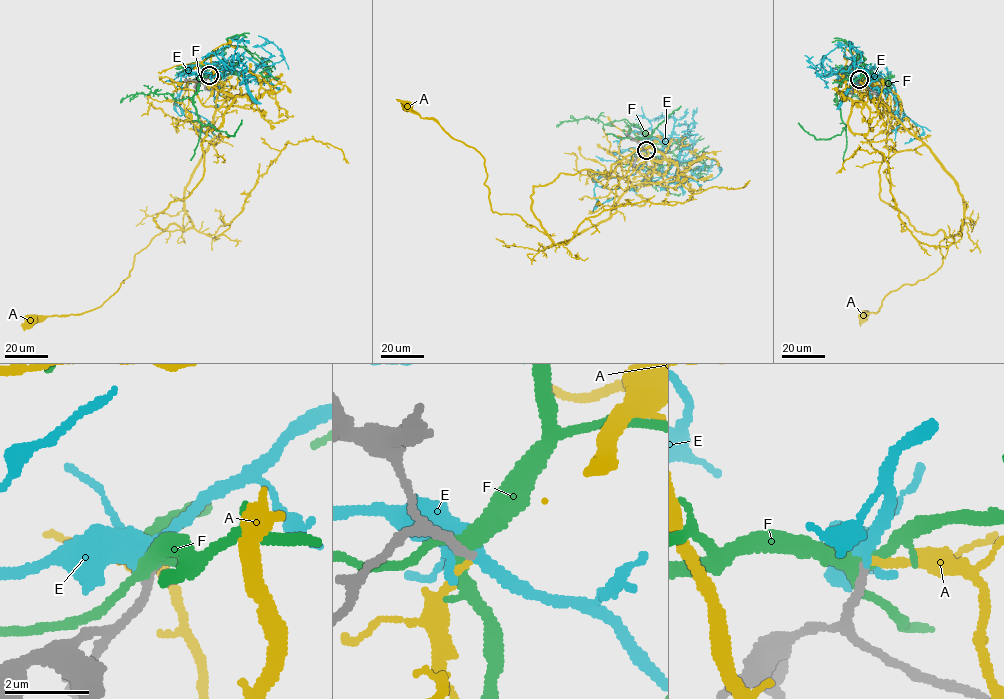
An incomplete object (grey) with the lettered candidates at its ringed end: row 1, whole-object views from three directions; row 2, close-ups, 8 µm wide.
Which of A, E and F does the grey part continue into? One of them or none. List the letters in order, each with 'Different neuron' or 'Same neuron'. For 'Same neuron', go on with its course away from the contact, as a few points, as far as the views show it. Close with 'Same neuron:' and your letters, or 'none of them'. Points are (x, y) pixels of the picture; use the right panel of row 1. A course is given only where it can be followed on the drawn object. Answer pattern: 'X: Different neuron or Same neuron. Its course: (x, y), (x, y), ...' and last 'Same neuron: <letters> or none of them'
A: Different neuron
E: Same neuron. Its course: (859, 79), (864, 70), (870, 71), (878, 80), (893, 85), (902, 112), (923, 131), (905, 144)
F: Different neuron
Same neuron: E

